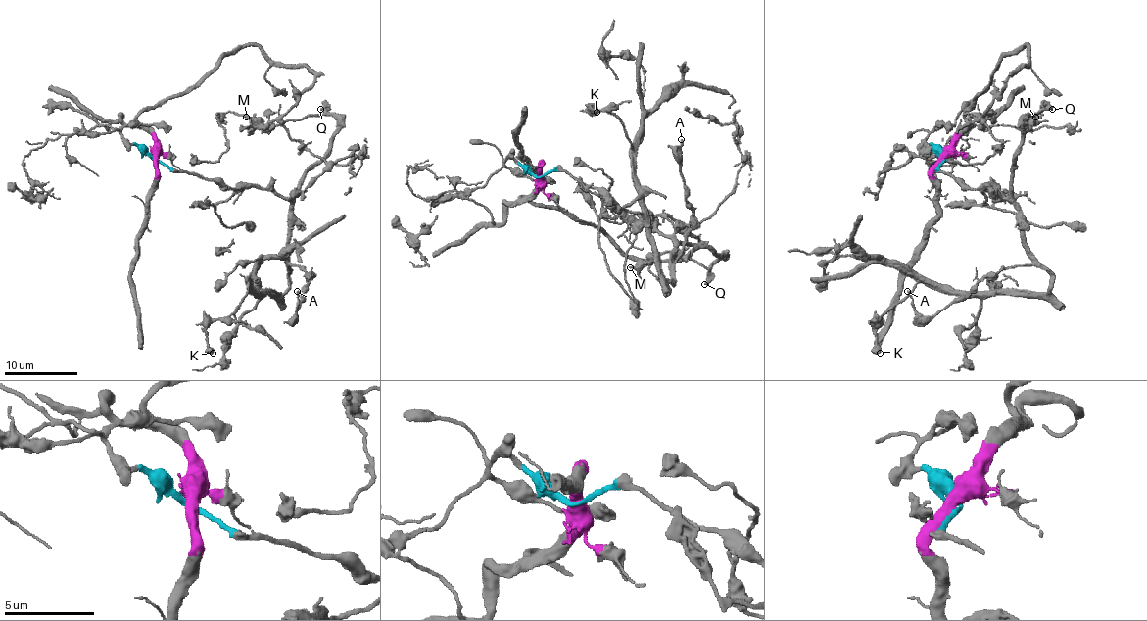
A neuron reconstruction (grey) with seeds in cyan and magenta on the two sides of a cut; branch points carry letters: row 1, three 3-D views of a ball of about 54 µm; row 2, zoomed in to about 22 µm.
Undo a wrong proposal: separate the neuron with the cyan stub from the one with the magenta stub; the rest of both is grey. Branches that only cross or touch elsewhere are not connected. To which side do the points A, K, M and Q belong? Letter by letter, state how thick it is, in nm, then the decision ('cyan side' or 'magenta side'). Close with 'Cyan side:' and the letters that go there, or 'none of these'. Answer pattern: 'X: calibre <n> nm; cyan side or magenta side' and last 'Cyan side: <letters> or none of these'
A: calibre 170 nm; cyan side
K: calibre 600 nm; cyan side
M: calibre 200 nm; cyan side
Q: calibre 360 nm; cyan side
Cyan side: A, K, M, Q

